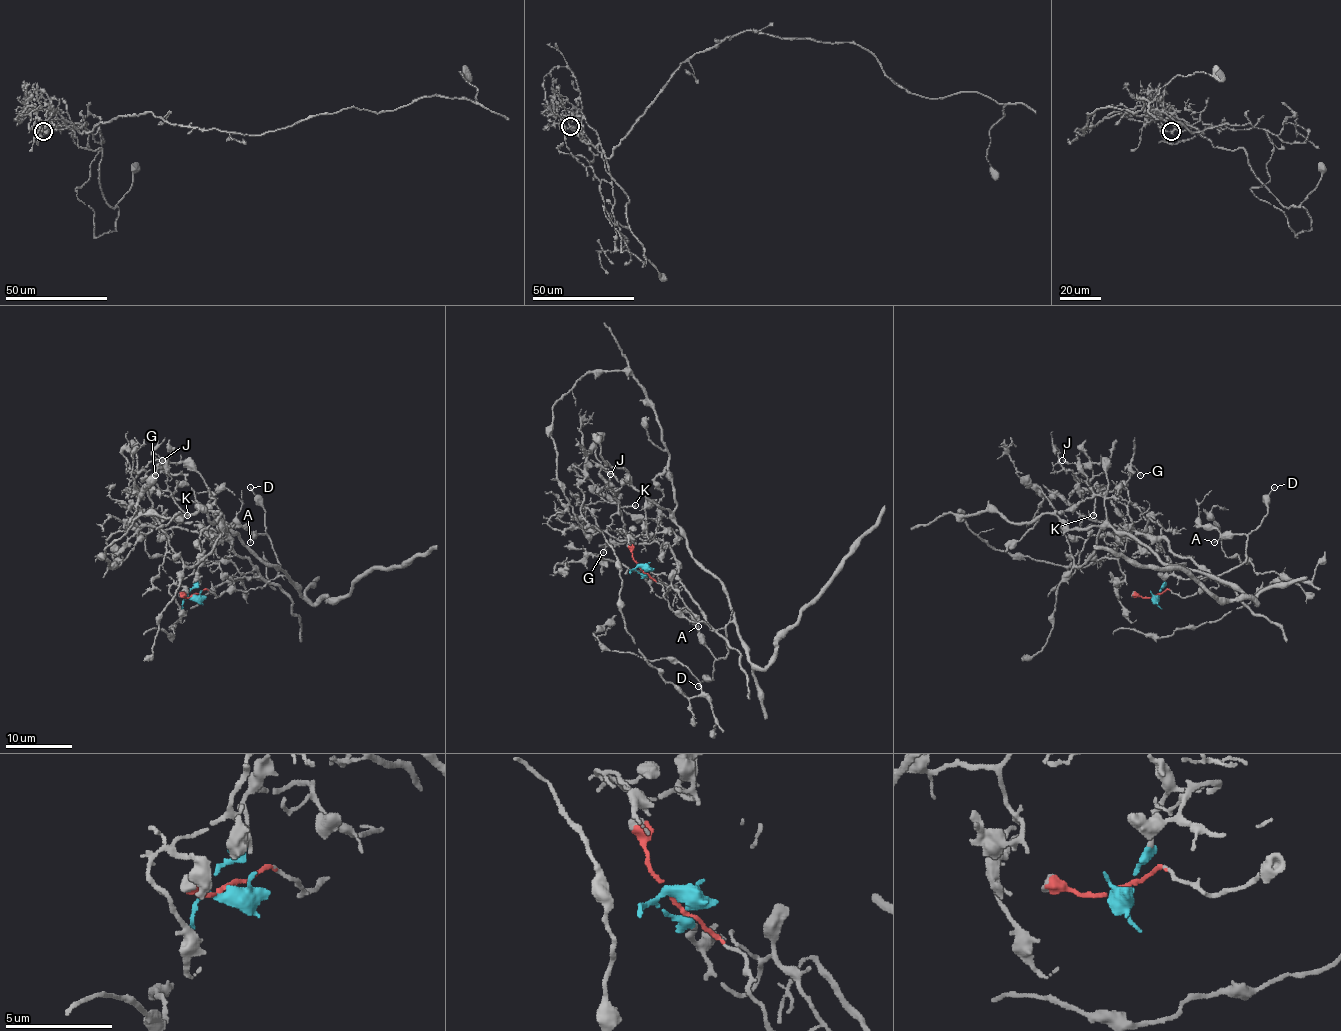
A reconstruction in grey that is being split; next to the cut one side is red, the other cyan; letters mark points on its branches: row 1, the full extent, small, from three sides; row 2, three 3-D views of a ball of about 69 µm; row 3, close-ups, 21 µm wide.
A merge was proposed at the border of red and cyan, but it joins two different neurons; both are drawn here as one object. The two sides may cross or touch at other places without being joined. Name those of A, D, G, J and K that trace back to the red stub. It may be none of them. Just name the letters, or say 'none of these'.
A, D

